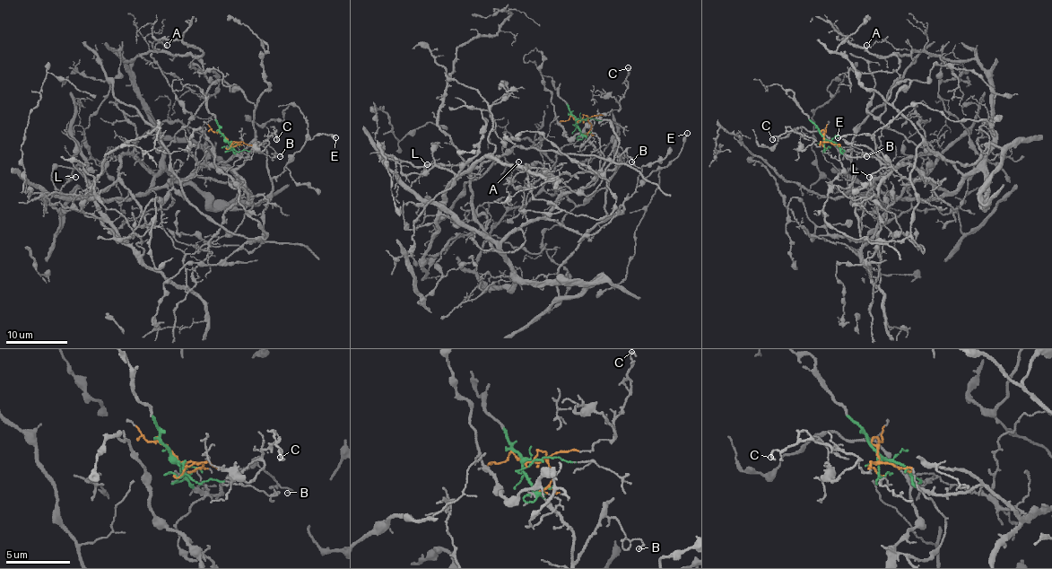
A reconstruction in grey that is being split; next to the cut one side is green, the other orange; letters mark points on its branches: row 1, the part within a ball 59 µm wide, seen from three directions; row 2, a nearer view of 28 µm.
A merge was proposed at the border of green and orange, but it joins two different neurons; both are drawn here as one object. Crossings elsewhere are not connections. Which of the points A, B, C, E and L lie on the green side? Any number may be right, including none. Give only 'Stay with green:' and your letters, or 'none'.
Stay with green: A, B, E, L

